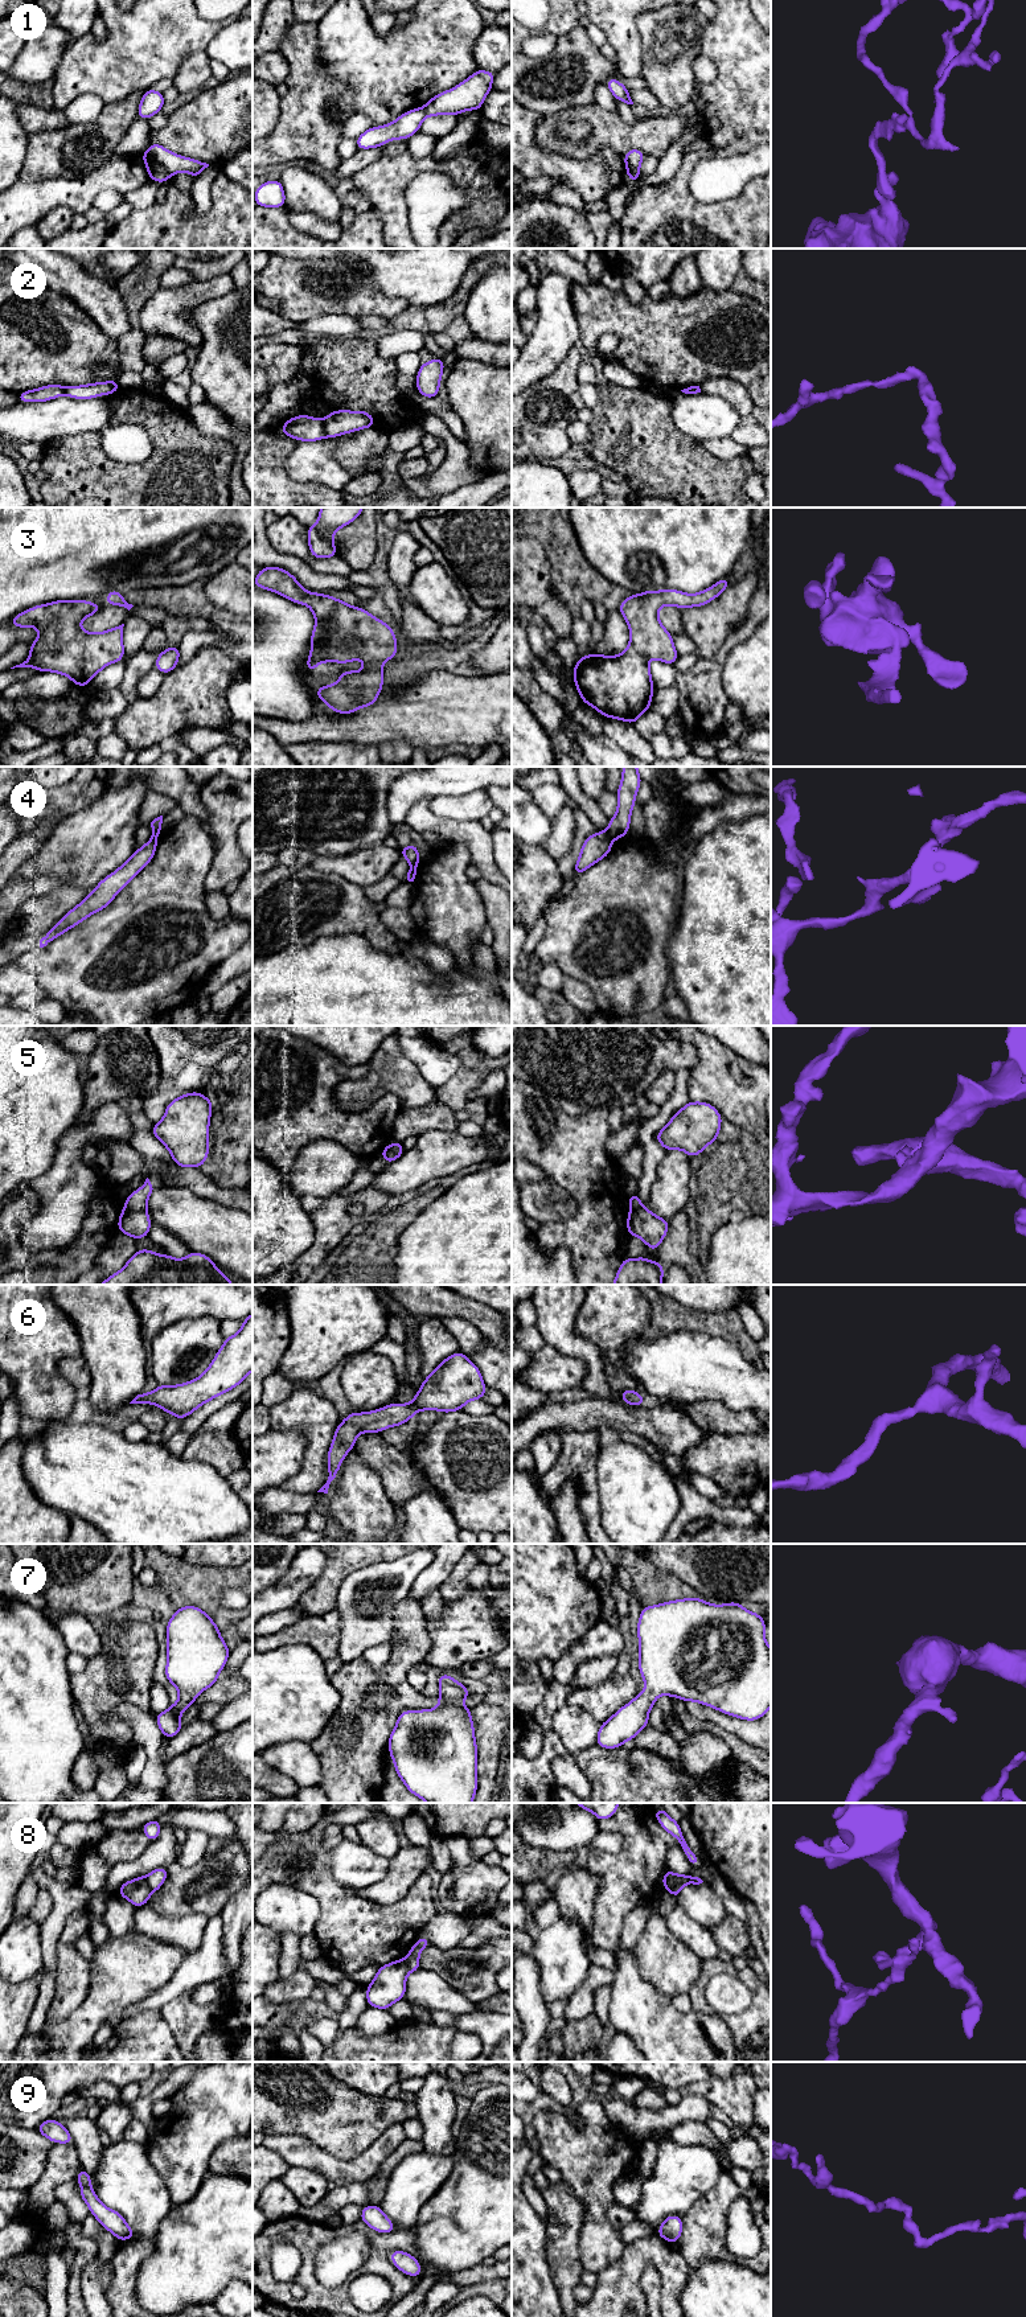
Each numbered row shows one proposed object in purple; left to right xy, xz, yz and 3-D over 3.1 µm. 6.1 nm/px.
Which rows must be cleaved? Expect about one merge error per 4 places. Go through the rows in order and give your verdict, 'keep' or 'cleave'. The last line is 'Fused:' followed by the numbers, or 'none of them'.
1: cleave
2: cleave
3: keep
4: cleave
5: cleave
6: keep
7: keep
8: cleave
9: keep
Fused: 1, 2, 4, 5, 8

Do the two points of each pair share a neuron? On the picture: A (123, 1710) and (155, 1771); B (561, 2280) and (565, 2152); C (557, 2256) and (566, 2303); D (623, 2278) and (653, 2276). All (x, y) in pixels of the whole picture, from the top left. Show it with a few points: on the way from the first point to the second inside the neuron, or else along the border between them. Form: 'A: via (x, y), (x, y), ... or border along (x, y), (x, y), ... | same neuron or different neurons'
A: via (139, 1725), (151, 1740), (152, 1755) | same neuron
B: border along (562, 2180), (583, 2206) | different neurons
C: via (566, 2268), (566, 2291) | same neuron
D: border along (651, 2262), (644, 2270), (641, 2285), (647, 2303) | different neurons

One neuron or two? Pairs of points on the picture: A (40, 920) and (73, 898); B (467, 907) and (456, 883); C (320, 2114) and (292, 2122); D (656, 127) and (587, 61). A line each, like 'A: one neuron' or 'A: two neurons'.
A: one neuron
B: one neuron
C: one neuron
D: two neurons

